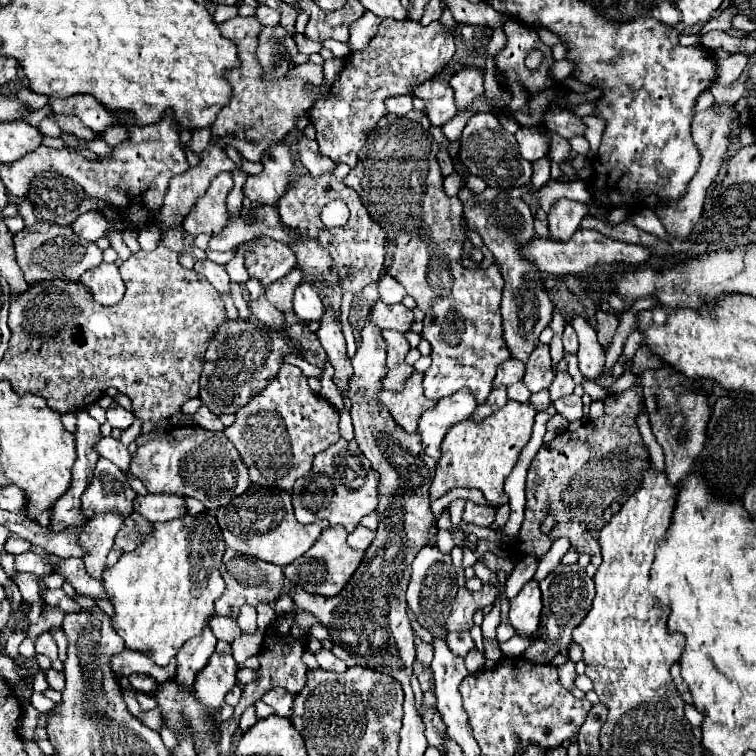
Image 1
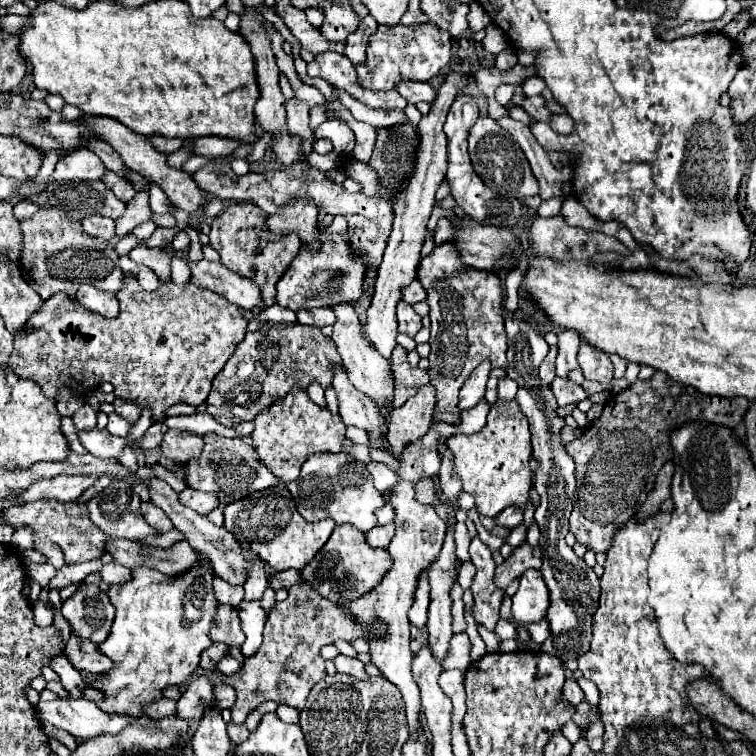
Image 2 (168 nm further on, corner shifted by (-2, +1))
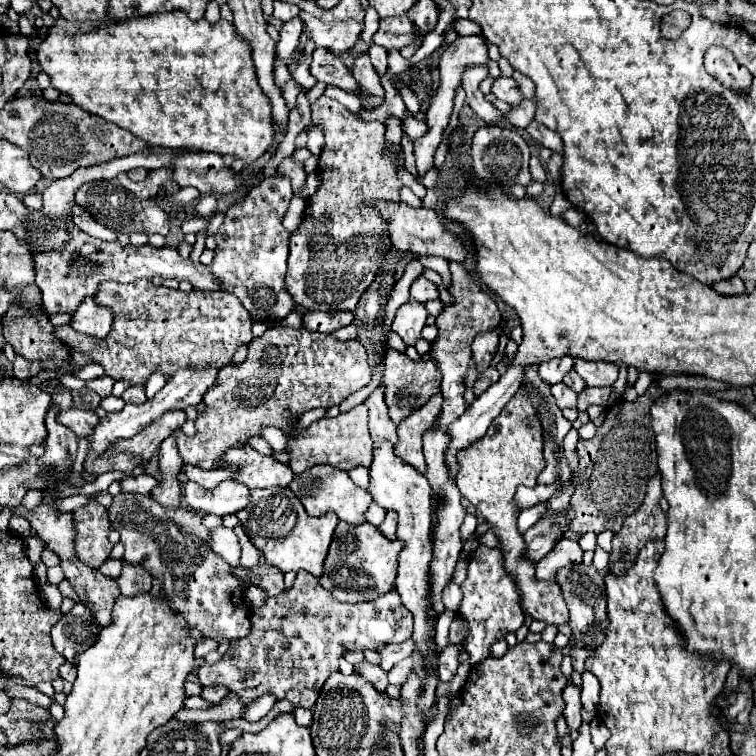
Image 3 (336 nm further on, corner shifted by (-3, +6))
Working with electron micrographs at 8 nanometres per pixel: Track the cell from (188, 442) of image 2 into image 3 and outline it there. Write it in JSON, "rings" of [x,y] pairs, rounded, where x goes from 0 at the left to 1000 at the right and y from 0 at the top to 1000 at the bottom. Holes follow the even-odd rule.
{"rings":[[[356,434],[348,444],[337,447],[329,455],[329,468],[321,481],[292,487],[287,511],[282,511],[282,516],[276,516],[276,521],[271,521],[269,526],[271,545],[261,553],[261,574],[245,577],[239,567],[228,573],[237,590],[237,601],[242,606],[242,616],[266,616],[271,622],[298,619],[298,598],[311,590],[324,590],[335,577],[345,577],[348,563],[366,563],[377,569],[401,545],[451,534],[459,524],[478,516],[488,505],[491,487],[485,481],[485,466],[475,450],[451,452],[440,442],[411,439],[406,434]]]}

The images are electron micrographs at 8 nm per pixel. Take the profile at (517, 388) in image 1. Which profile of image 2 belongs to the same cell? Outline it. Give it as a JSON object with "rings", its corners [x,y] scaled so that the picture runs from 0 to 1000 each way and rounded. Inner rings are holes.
{"rings":[[[669,499],[667,504],[659,507],[659,528],[677,530],[683,525],[683,520],[685,520],[685,509],[675,499]]]}

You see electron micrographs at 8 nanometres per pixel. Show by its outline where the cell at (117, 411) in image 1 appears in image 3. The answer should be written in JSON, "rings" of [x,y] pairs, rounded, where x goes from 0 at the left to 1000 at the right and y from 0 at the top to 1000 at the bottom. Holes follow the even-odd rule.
{"rings":[[[173,511],[163,519],[160,524],[165,532],[173,532],[173,534],[189,534],[194,532],[194,524],[192,524],[192,511]]]}

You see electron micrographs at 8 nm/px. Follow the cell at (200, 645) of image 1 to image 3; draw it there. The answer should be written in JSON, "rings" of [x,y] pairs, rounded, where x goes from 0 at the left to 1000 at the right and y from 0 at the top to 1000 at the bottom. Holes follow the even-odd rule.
{"rings":[[[284,905],[284,907],[274,907],[274,910],[269,910],[266,923],[276,926],[279,931],[287,931],[287,929],[292,929],[303,915],[306,915],[306,913],[303,913],[300,907],[295,907],[295,905]]]}

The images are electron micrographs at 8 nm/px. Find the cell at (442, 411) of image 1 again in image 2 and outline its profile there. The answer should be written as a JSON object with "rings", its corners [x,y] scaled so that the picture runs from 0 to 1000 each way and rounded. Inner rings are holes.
{"rings":[[[635,480],[635,485],[630,485],[630,491],[624,491],[624,496],[619,499],[619,504],[608,515],[606,541],[624,541],[624,538],[630,538],[630,533],[640,525],[646,493],[648,493],[646,480]]]}

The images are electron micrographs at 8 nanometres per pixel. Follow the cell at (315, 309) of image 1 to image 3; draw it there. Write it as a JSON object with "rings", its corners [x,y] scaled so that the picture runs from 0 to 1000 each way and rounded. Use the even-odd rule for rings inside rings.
{"rings":[[[409,410],[401,415],[403,434],[417,437],[417,439],[443,439],[448,434],[456,434],[467,426],[467,413],[422,413],[422,410]]]}

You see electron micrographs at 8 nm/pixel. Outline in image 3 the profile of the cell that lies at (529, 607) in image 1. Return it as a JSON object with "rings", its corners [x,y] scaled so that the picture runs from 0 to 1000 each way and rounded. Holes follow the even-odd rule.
{"rings":[[[742,712],[742,717],[716,741],[710,743],[710,765],[713,767],[726,767],[734,765],[739,751],[758,749],[771,743],[771,728],[761,714]]]}

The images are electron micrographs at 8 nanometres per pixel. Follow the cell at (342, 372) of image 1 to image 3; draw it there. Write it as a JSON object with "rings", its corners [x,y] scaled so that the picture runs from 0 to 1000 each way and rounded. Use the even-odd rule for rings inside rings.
{"rings":[[[504,590],[499,593],[493,606],[493,616],[488,619],[488,646],[485,651],[491,653],[493,664],[501,667],[509,675],[522,675],[528,680],[528,712],[536,714],[538,720],[538,733],[530,733],[528,738],[528,757],[525,757],[525,770],[522,778],[530,786],[530,794],[536,804],[546,812],[549,817],[549,836],[546,847],[562,868],[567,862],[565,847],[573,841],[573,831],[567,828],[565,817],[565,788],[567,788],[567,743],[570,743],[570,717],[567,717],[567,701],[570,701],[570,656],[573,648],[560,627],[552,627],[546,616],[538,611],[530,611],[520,601],[520,590]]]}

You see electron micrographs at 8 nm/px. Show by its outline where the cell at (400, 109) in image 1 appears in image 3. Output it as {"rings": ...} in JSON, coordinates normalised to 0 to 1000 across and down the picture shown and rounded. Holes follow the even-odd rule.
{"rings":[[[419,63],[414,69],[414,101],[419,108],[440,111],[440,114],[472,127],[472,111],[470,111],[464,95],[459,95],[459,90],[454,87],[448,74],[438,71],[430,63]]]}

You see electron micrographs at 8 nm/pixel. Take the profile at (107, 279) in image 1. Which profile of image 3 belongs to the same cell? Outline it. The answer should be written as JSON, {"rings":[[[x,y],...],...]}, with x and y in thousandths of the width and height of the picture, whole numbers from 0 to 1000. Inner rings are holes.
{"rings":[[[120,392],[102,407],[102,413],[97,415],[94,431],[97,431],[97,437],[102,437],[107,442],[139,447],[147,439],[147,415],[144,415],[144,410],[128,405]]]}

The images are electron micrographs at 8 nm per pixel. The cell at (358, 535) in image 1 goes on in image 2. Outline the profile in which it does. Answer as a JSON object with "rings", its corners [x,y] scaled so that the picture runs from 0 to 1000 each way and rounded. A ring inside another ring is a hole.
{"rings":[[[521,692],[508,694],[508,697],[492,697],[489,702],[484,702],[484,718],[489,724],[513,724],[516,713],[521,708]]]}

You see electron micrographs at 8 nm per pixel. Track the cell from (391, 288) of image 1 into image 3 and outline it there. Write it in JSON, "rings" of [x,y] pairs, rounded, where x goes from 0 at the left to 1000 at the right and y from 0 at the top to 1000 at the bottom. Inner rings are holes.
{"rings":[[[552,368],[544,378],[544,392],[552,397],[552,399],[567,399],[567,397],[578,397],[581,394],[581,381],[567,373],[565,368]]]}

